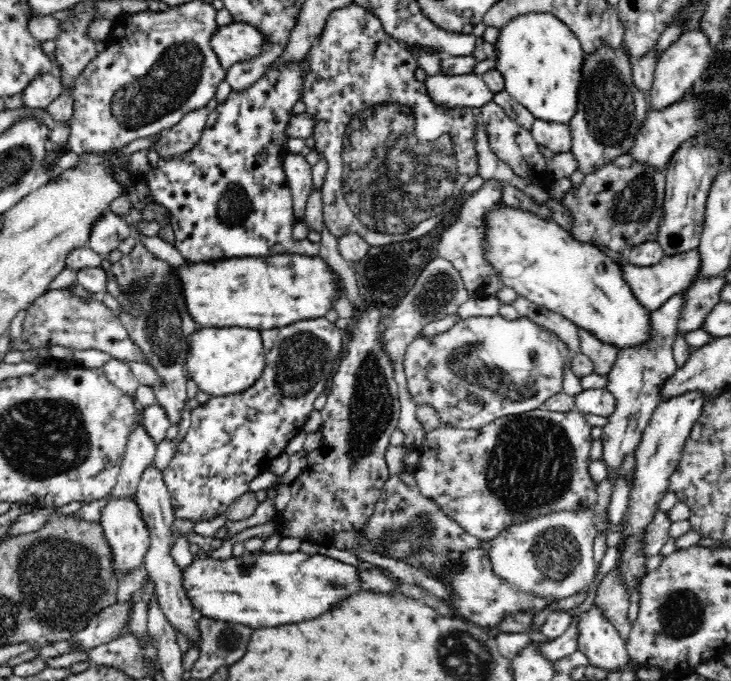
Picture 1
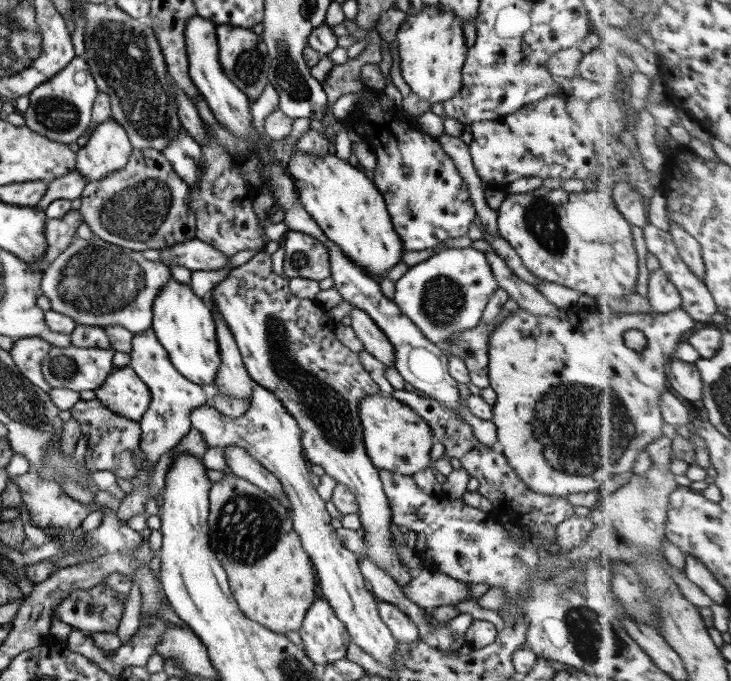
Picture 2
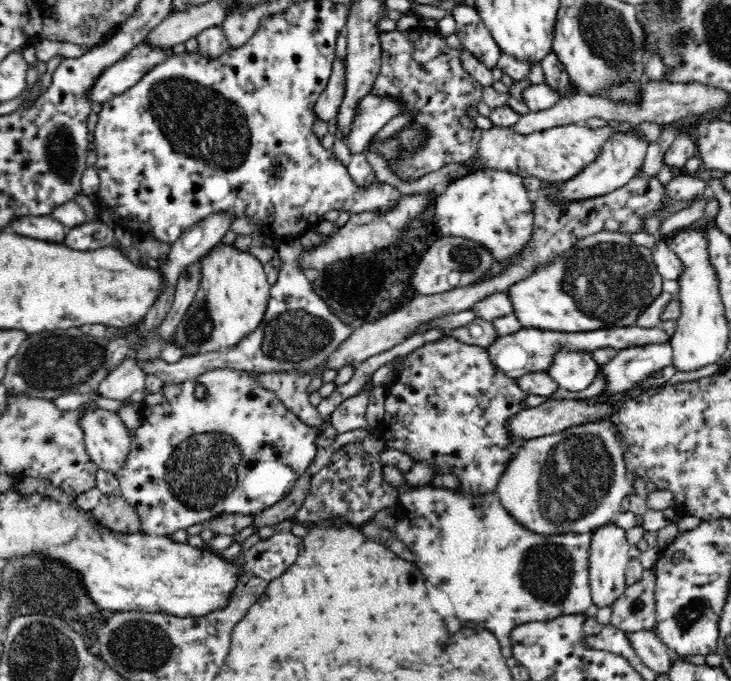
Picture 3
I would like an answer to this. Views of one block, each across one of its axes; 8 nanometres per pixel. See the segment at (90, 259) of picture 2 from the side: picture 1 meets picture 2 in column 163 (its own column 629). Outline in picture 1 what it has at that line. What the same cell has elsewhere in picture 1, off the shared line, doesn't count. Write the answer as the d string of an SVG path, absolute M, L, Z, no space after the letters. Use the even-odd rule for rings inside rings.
M698 248L692 251L675 254L669 257L664 257L660 262L652 266L636 266L626 262L621 265L621 273L624 280L628 283L632 294L640 305L648 312L656 311L664 302L672 296L676 296L687 287L693 284L693 280L697 275L700 266L700 253Z

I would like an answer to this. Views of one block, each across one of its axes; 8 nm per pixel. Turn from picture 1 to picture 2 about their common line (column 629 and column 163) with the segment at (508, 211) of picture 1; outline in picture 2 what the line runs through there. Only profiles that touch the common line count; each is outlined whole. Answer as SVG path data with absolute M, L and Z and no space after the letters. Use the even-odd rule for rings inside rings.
M174 277L158 291L157 298L152 306L153 323L152 330L156 334L158 342L167 350L169 358L180 374L194 384L204 386L215 381L218 367L220 367L220 350L216 336L216 322L211 310L192 290L188 284L177 282Z

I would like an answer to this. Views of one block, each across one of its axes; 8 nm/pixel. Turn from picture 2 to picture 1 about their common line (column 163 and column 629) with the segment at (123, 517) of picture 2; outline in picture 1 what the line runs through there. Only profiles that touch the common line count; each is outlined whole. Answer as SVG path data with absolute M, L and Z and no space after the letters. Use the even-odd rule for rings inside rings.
M688 287L672 298L668 298L663 306L650 314L651 337L641 345L626 347L618 351L616 360L607 374L607 389L616 399L615 411L608 417L608 423L602 427L601 440L604 453L601 460L608 467L607 479L613 484L616 476L620 476L622 462L628 454L634 454L640 445L642 434L654 412L660 404L661 386L677 369L672 346L679 328L677 322L685 304Z

